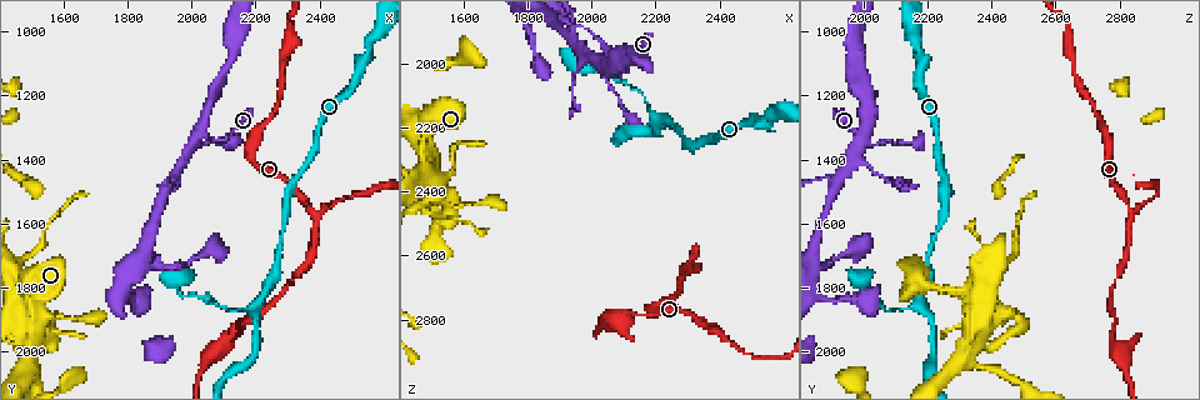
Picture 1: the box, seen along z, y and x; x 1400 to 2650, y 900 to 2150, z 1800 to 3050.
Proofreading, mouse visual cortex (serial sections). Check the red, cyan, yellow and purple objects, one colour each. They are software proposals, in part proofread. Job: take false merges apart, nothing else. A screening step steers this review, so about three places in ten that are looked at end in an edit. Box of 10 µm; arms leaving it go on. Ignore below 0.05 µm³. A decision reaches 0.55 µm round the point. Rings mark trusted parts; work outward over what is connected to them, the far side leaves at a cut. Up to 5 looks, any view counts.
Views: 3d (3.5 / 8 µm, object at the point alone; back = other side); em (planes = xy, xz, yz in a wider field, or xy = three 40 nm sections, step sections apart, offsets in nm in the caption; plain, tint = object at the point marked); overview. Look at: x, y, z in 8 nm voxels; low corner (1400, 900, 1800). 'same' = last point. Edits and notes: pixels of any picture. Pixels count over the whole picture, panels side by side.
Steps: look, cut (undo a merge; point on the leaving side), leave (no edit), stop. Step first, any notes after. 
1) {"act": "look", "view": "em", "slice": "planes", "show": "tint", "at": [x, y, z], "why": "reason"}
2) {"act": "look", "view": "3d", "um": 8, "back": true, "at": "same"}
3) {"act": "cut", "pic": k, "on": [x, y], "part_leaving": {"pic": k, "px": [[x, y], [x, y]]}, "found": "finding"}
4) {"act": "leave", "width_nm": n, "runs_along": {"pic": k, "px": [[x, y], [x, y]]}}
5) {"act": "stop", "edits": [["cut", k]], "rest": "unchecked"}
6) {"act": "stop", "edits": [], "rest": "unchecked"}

{"act": "look", "view": "3d", "um": 3.5, "at": [2030, 1320, 1990], "why": "calibre changes"}

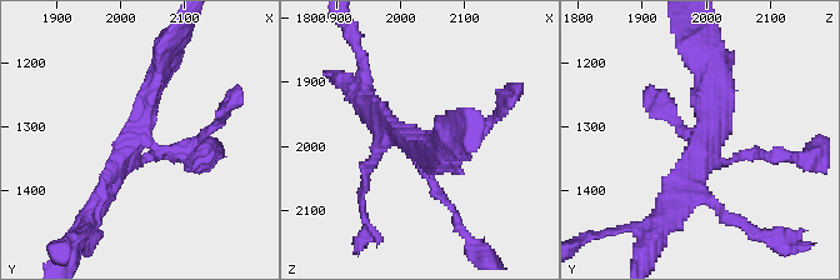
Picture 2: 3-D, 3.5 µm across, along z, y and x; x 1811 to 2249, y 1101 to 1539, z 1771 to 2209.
{"act": "look", "view": "em", "slice": "xy", "step": 5, "show": "tint", "at": [2025, 1320, 1995]}

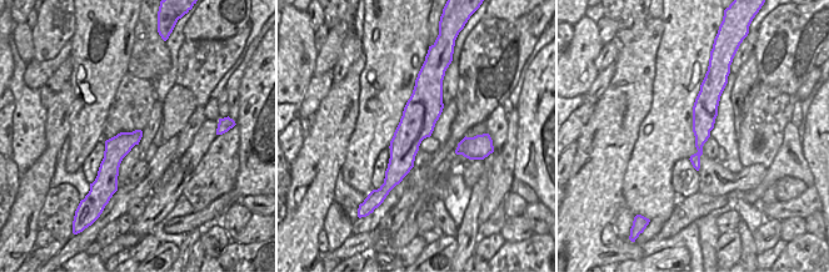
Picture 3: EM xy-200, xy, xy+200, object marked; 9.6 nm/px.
{"act": "leave", "runs_along": {"pic": 3, "px": [[424, 80], [424, 107], [391, 181]]}, "found": "continuous, no second cell"}

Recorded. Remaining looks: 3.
{"act": "look", "view": "3d", "um": 3.5, "at": [2200, 1840, 2160]}

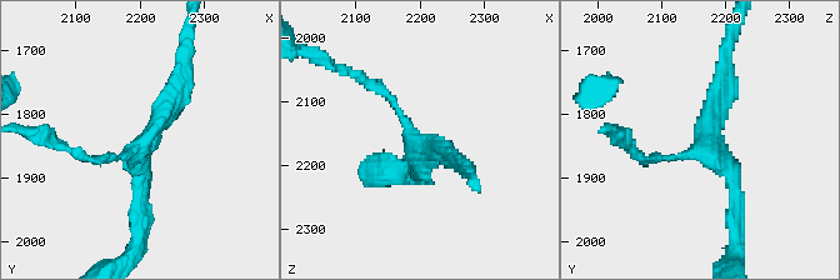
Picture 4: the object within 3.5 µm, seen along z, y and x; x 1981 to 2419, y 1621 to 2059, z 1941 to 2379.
{"act": "look", "view": "em", "slice": "xy", "step": 2, "show": "tint", "at": [2205, 1845, 2160], "arms": 3, "arm_widths_nm": [100, 200, 200]}

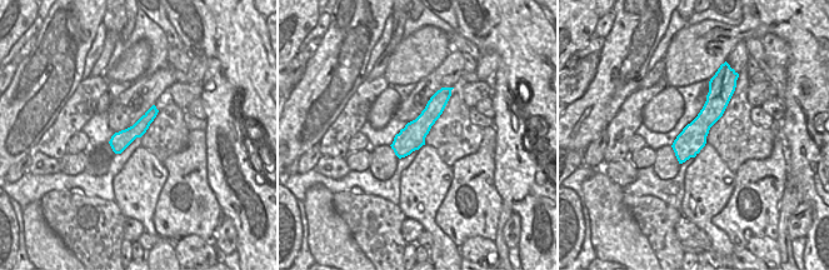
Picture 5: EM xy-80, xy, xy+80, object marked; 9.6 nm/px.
{"act": "leave", "runs_along": {"pic": 5, "px": [[717, 81], [717, 103], [682, 159]]}, "found": "one cell here"}

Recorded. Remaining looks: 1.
{"act": "stop", "edits": [], "rest": "unchecked"}

